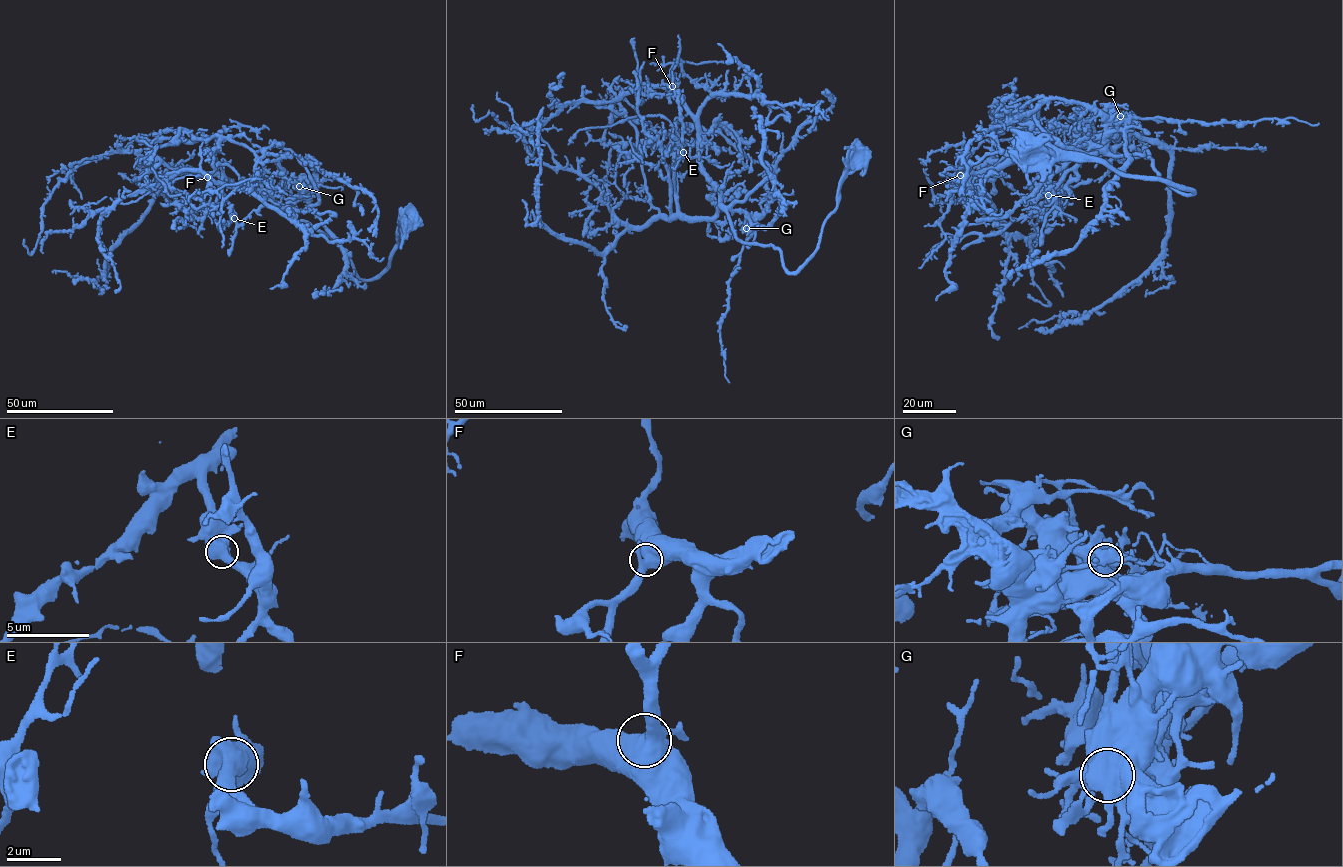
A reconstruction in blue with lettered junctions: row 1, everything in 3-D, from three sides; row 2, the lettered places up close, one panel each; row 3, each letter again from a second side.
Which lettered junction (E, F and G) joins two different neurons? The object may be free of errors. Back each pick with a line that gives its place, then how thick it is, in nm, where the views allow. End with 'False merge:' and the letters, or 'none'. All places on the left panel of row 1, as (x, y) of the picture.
False merge: none

